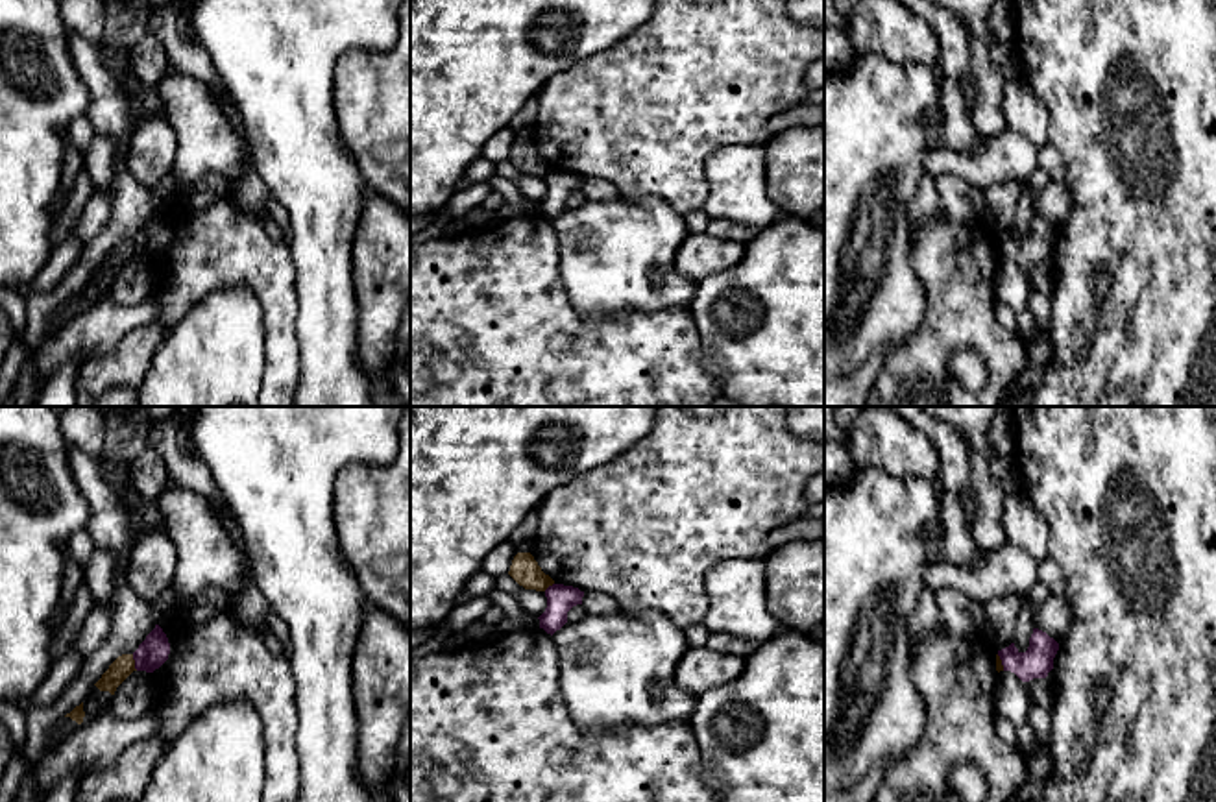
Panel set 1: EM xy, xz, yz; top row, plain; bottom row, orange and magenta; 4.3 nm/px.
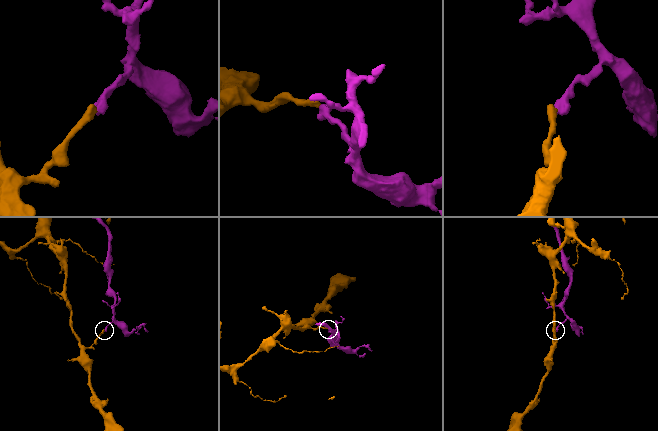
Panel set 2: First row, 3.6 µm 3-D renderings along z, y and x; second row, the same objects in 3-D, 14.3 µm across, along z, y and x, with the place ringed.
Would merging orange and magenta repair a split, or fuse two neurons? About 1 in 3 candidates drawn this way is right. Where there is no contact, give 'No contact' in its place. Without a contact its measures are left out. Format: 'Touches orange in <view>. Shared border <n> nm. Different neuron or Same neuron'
Touches orange in xy. Shared border 80 nm. Different neuron

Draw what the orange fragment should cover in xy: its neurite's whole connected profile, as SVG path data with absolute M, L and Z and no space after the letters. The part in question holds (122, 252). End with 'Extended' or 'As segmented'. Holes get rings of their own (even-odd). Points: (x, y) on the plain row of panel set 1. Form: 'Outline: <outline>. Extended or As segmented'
Outline: M133 240L118 242L109 255L102 261L102 264L94 270L100 277L109 277L115 281L116 273L133 259L135 246Z. As segmented

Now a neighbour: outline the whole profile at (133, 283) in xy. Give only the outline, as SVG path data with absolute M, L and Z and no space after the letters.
M133 257L115 277L109 296L118 305L137 305L146 301L155 286L157 268L146 257Z

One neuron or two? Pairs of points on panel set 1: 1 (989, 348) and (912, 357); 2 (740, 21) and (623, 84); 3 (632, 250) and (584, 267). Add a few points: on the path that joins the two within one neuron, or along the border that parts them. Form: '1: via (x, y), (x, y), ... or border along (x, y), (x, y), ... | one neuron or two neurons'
1: via (971, 339), (939, 339), (930, 348) | one neuron
2: via (710, 50), (677, 84), (653, 84) | one neuron
3: via (621, 254), (603, 267), (595, 267) | one neuron

